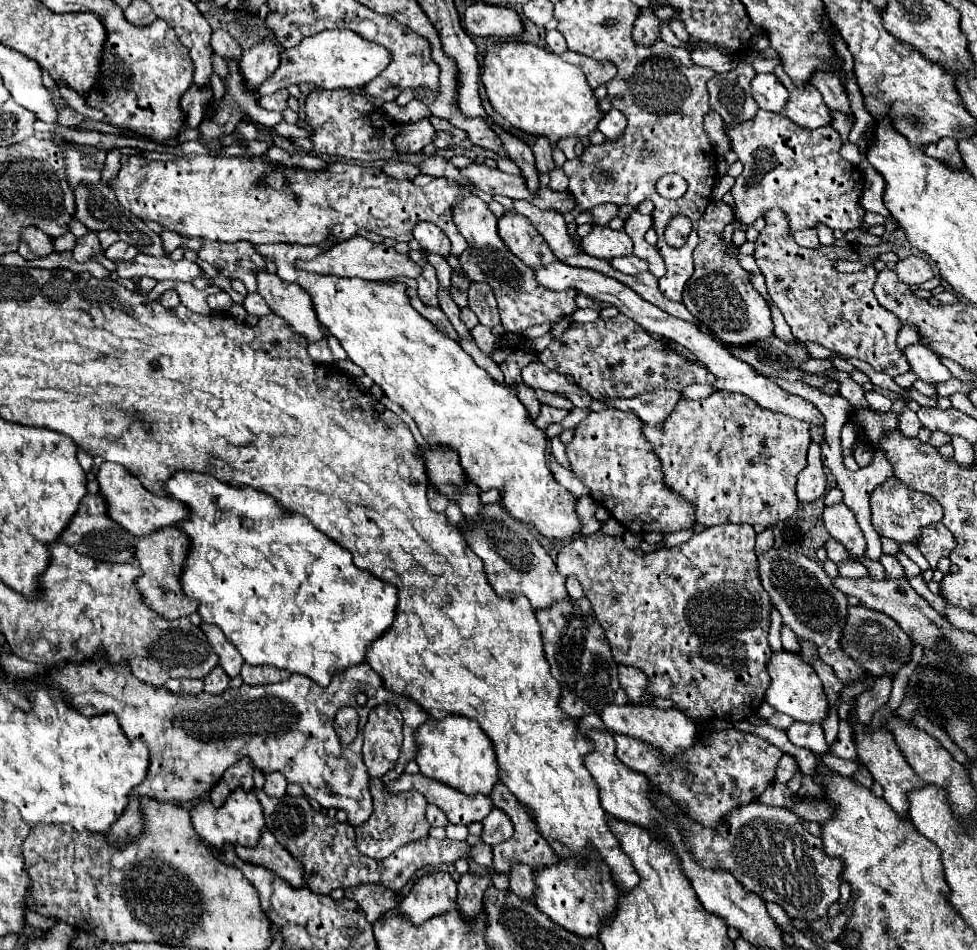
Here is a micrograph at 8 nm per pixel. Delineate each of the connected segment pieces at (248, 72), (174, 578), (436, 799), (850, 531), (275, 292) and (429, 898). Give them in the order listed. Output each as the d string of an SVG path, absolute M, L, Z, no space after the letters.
M269 35L255 43L249 51L243 51L241 73L251 89L257 89L277 69L277 55L279 45L275 43L275 35Z
M161 527L151 535L143 535L135 545L135 559L139 561L143 573L135 579L135 587L139 589L143 603L147 603L147 607L151 607L157 615L165 619L179 619L183 615L191 615L193 611L197 611L199 605L195 599L189 599L183 593L179 583L185 553L187 553L187 537L175 527Z
M419 773L413 775L413 789L423 793L429 803L443 809L449 823L469 825L475 821L483 821L493 811L493 803L487 795L463 795L461 791L455 791L445 783L427 779Z
M837 503L823 509L823 523L831 537L847 547L853 557L863 557L865 553L865 537L855 519L855 513L845 505Z
M267 271L259 273L259 289L257 293L265 299L269 309L283 317L285 323L307 343L317 343L327 339L321 325L317 323L311 297L297 283L285 283L277 275L269 275Z
M431 871L415 879L409 895L399 903L395 913L405 915L411 923L421 925L445 911L457 909L457 883L447 871Z

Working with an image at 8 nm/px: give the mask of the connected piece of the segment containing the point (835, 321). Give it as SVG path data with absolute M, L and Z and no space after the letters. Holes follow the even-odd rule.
M771 209L763 219L765 229L755 241L757 247L753 257L765 277L767 293L785 315L793 337L797 341L819 343L845 357L867 361L875 371L887 373L891 377L907 373L911 367L895 345L901 323L891 311L885 311L873 295L873 283L879 275L873 263L883 253L893 251L893 243L883 241L881 245L869 247L847 243L845 247L821 245L817 249L803 249L795 243L787 215L783 215L783 211ZM839 259L861 261L867 267L857 273L839 273L835 269L835 261Z

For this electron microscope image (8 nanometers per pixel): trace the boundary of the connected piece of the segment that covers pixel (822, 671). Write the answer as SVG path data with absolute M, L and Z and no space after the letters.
M815 657L815 659L813 659L811 667L813 667L813 669L815 669L815 673L819 675L819 679L823 681L825 695L827 695L829 703L831 703L831 705L835 705L835 699L837 699L837 695L841 693L843 683L839 683L839 679L835 679L835 673L831 671L831 667L827 667L827 663L823 663L819 657Z

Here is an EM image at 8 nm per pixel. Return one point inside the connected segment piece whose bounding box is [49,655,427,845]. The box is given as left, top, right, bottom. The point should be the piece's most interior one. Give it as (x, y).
(288, 727)

